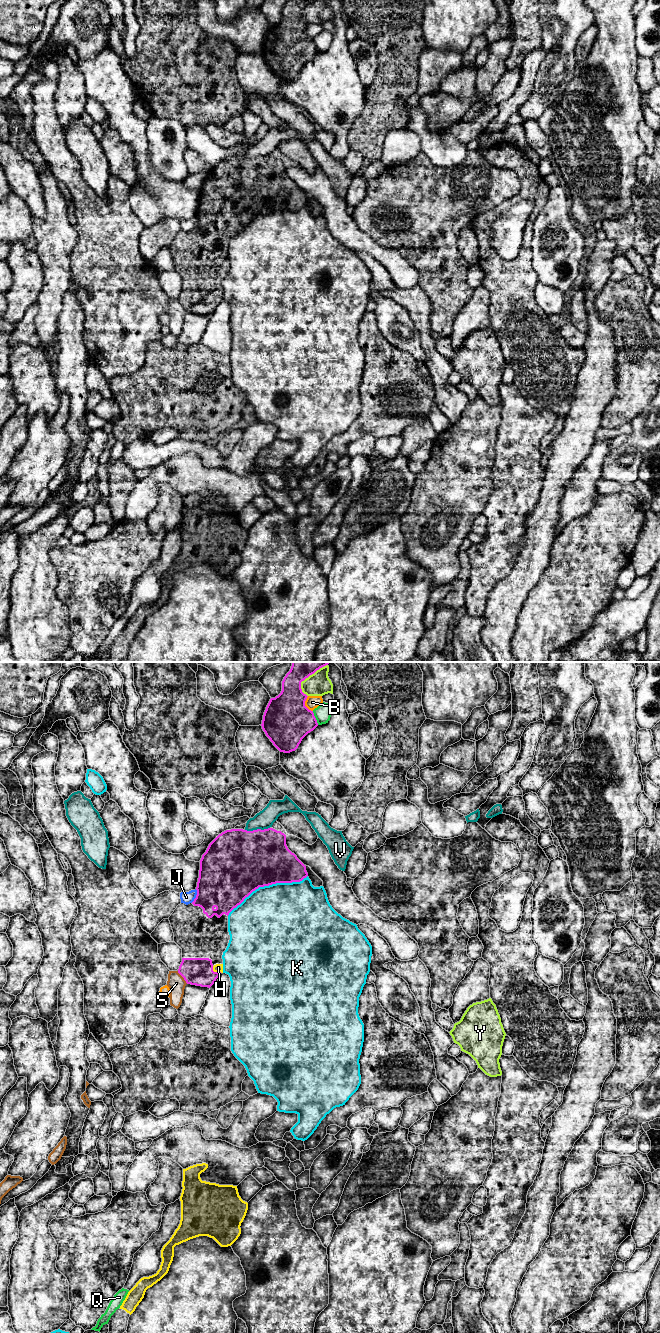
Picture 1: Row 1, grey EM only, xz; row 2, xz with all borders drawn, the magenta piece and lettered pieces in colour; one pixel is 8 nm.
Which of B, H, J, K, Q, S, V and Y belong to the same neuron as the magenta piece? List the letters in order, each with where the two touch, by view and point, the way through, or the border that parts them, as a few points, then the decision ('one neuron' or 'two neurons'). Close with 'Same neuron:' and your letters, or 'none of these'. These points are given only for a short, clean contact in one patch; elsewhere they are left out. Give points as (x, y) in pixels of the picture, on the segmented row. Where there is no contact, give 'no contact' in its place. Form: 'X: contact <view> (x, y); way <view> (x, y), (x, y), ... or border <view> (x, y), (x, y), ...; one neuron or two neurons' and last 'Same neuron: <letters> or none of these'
B: contact xz (304, 704); two neurons
H: contact xz (215, 972); one neuron
J: contact xz (196, 896); two neurons
K: contact xz (267, 885); two neurons
Q: contact xz (315, 718); two neurons
S: contact xz (182, 976); border xz (177, 971), (187, 983); two neurons
V: contact xz (257, 829); two neurons
Y: contact xz (308, 676); two neurons
Same neuron: H

